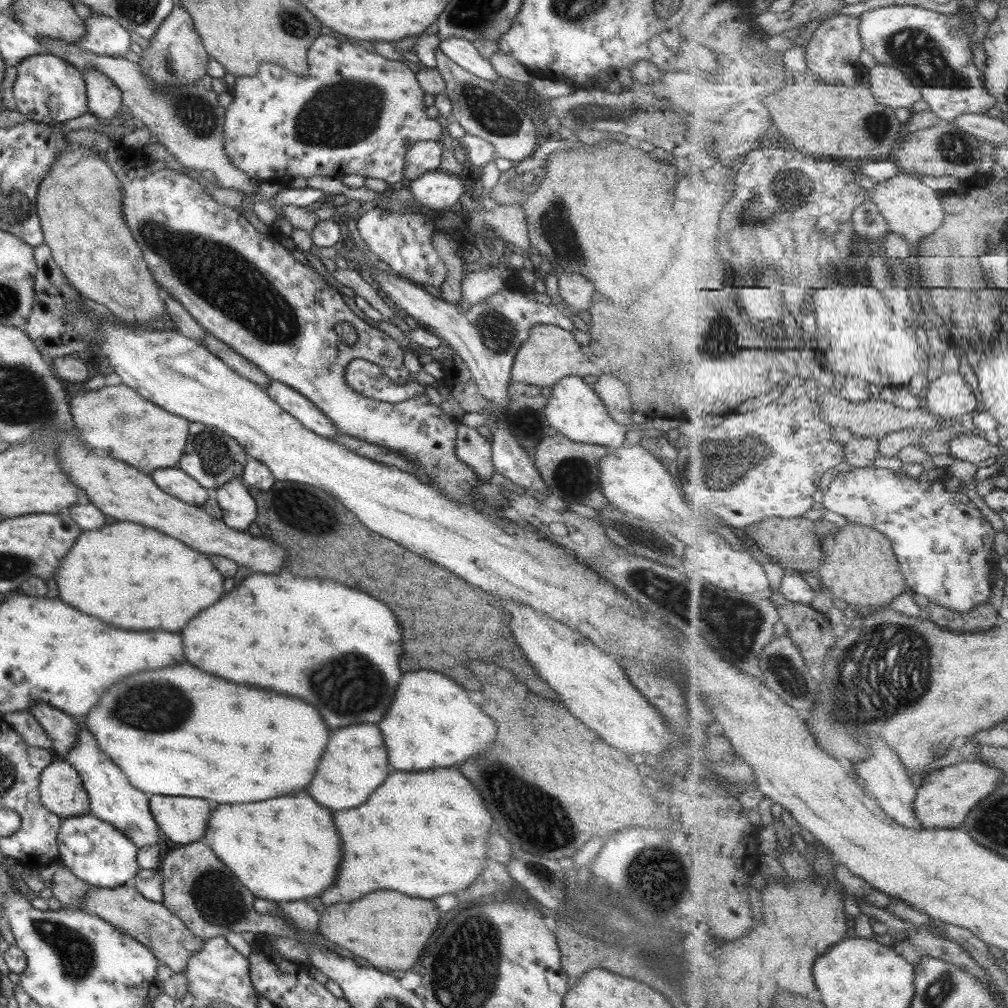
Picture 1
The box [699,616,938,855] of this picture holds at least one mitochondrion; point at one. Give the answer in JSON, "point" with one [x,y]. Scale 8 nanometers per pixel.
{"point":[896,652]}

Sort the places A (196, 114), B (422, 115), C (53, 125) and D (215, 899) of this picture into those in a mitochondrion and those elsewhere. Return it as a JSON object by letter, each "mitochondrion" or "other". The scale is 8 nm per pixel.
{"A":"mitochondrion","B":"other","C":"other","D":"mitochondrion"}

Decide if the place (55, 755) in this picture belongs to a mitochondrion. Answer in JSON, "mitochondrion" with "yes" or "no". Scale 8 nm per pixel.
{"mitochondrion":"no"}

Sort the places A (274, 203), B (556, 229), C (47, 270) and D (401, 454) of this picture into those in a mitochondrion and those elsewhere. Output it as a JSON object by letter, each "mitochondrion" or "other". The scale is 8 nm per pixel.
{"A":"other","B":"mitochondrion","C":"other","D":"other"}

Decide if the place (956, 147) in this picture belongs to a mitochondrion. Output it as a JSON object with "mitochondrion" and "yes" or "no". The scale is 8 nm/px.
{"mitochondrion":"yes"}

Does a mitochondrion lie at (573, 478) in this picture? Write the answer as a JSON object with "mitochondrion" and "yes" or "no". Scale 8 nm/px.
{"mitochondrion":"yes"}

